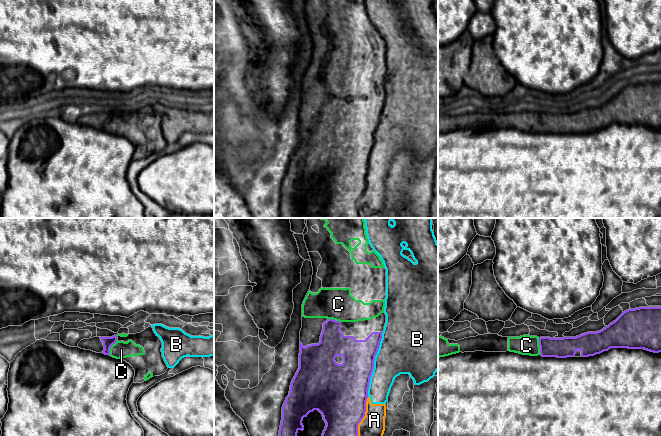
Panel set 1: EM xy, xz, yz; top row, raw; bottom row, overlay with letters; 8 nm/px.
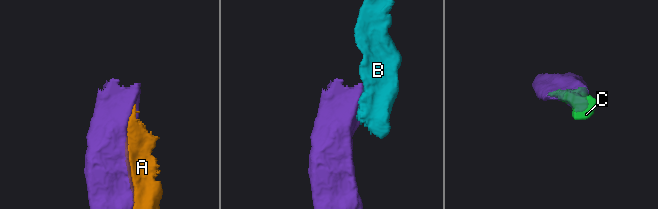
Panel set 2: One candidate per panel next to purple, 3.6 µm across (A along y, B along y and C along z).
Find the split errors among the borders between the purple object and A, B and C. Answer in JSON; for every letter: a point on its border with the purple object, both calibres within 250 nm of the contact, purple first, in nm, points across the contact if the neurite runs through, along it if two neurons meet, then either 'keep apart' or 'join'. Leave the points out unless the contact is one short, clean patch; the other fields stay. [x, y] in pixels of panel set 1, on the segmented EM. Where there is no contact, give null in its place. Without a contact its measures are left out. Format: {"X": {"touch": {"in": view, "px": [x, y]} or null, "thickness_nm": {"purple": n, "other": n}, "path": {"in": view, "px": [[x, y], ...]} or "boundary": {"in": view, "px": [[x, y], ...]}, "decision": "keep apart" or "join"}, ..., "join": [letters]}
{"A": {"touch": {"in": "xz", "px": [364, 415]}, "thickness_nm": {"purple": 420, "other": 190}, "decision": "keep apart"}, "B": {"touch": {"in": "xz", "px": [373, 364]}, "thickness_nm": {"purple": 320, "other": 360}, "decision": "keep apart"}, "C": {"touch": {"in": "xy", "px": [112, 344]}, "thickness_nm": {"purple": 80, "other": 140}, "path": {"in": "xy", "px": [[107, 341], [112, 344], [117, 349], [121, 349]]}, "decision": "join"}, "join": ["C"]}

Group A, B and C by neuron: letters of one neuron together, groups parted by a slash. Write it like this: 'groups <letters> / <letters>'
groups A B / C

